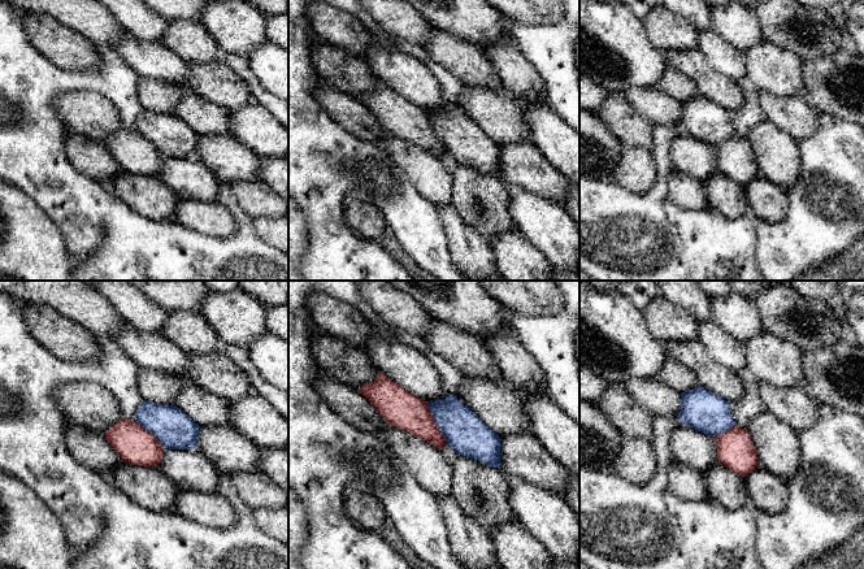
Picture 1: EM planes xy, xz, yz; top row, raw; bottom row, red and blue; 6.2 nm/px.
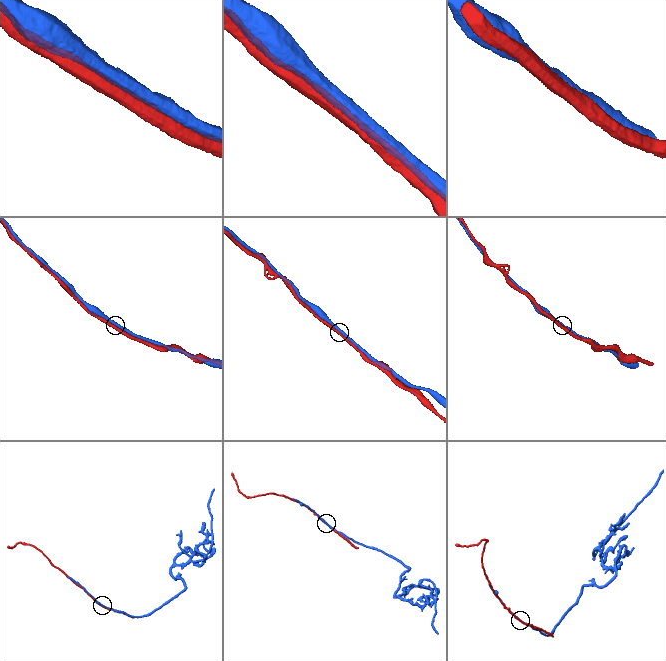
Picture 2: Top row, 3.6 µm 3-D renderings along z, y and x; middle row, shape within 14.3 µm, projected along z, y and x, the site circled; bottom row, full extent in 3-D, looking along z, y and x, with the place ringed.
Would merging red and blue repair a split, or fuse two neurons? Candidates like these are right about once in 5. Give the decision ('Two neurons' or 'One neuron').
Two neurons

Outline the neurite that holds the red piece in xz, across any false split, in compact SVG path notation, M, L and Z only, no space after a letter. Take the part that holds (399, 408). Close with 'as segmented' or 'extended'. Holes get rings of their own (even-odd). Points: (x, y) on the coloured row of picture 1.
M382 373L359 391L375 407L379 416L394 427L416 435L442 449L447 440L433 420L426 401L409 394Z | as segmented

